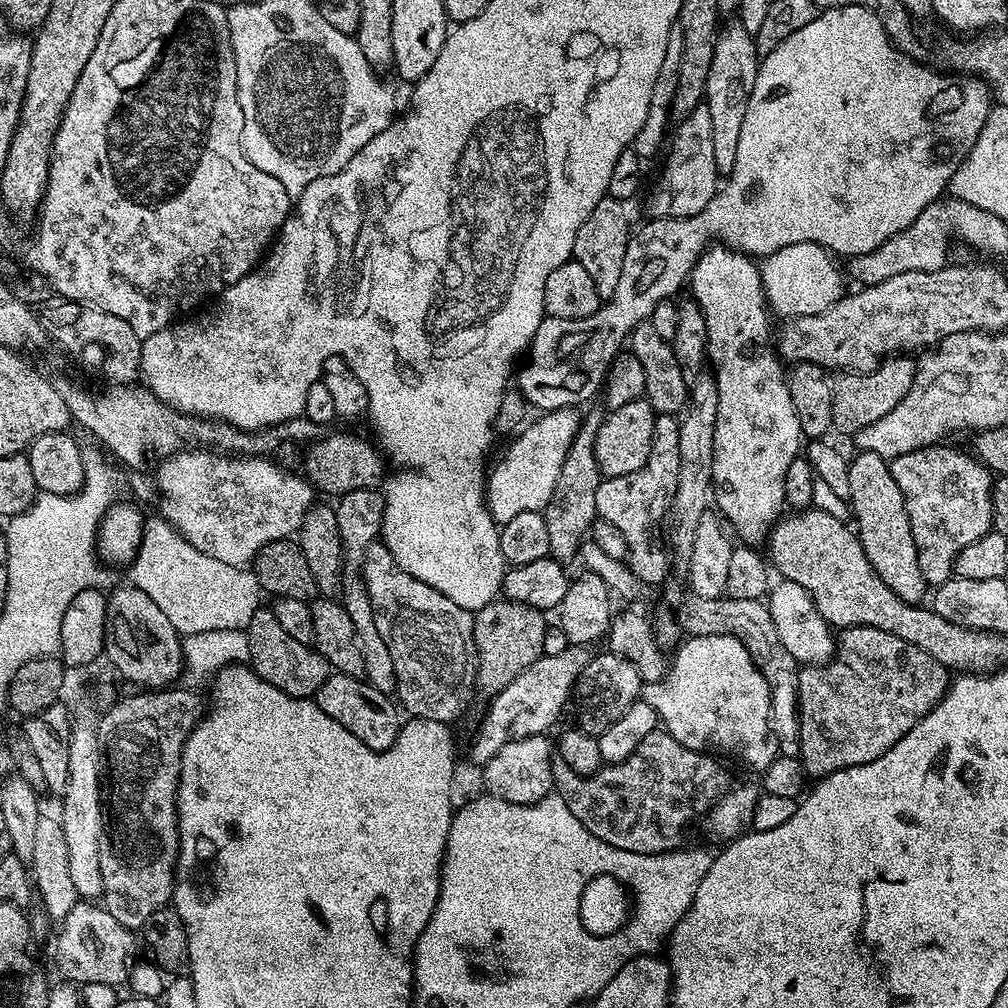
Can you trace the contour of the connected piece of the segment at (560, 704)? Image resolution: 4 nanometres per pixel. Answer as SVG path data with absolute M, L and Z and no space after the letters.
M569 646L562 650L562 654L541 656L535 660L510 686L491 699L492 706L488 710L476 737L472 740L472 760L477 766L483 766L502 750L511 740L526 738L527 736L543 736L548 727L560 716L560 711L567 706L573 695L576 680L582 674L590 659L590 652L584 646Z

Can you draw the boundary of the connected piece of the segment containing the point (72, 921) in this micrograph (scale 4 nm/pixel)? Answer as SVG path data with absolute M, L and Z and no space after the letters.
M78 902L66 914L64 920L59 921L60 933L56 936L56 968L63 979L69 980L77 986L88 983L96 983L99 986L122 985L129 979L130 965L133 963L132 951L136 948L136 940L133 929L122 926L118 918L114 918L103 906L96 908L92 902Z

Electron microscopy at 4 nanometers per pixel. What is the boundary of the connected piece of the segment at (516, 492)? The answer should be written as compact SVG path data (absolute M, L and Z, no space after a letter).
M556 408L539 415L538 420L521 429L493 472L491 469L485 487L485 504L498 524L510 521L515 515L543 511L549 504L559 471L580 428L582 418L578 413L576 408Z

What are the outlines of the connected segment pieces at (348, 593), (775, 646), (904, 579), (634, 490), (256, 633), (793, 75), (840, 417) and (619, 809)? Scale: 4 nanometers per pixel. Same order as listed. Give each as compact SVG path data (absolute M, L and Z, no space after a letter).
M371 488L350 490L350 494L341 496L335 501L334 507L338 518L338 534L342 538L342 554L344 555L344 565L340 571L338 599L344 605L346 614L350 614L350 622L354 622L354 630L362 650L363 679L376 687L379 692L392 694L396 691L394 658L390 658L390 650L387 648L386 642L382 642L382 634L378 634L378 626L374 626L374 610L362 575L366 550L372 544L377 543L384 527L384 498L379 491Z
M689 595L677 609L677 620L681 631L689 637L733 635L746 644L752 661L766 678L771 692L771 728L777 751L786 757L794 757L800 752L799 700L797 698L797 678L799 669L796 659L781 644L777 627L767 605L754 599L730 599L725 596L706 599Z
M873 452L855 453L856 457L852 460L852 465L848 468L848 488L852 491L850 495L850 512L856 516L855 531L860 538L860 545L864 547L866 558L870 566L878 574L878 578L898 594L907 604L919 605L920 600L926 591L926 585L922 578L922 570L918 570L918 550L914 546L914 534L910 530L910 518L906 514L906 502L902 498L902 490L898 490L898 482L894 482L889 461L884 460Z
M657 415L652 453L646 466L642 466L642 470L634 470L634 474L601 479L598 486L597 517L618 526L622 538L626 538L628 569L644 586L660 584L668 576L670 552L665 537L664 540L660 537L660 523L664 520L664 508L673 507L679 474L680 420L675 415Z
M271 610L256 612L246 633L252 671L257 672L266 682L278 686L278 690L291 696L312 698L322 686L322 682L328 680L330 669L322 653L317 652L315 647L298 642L298 638L290 638L290 634L286 634L286 630L278 626L278 618L274 618Z
M854 2L841 8L825 8L810 22L810 26L802 26L795 34L790 34L786 42L782 42L768 56L759 61L754 90L750 94L750 102L746 106L746 118L742 118L742 131L738 138L738 158L734 162L734 170L727 173L725 182L707 206L693 219L702 226L702 231L713 241L727 246L735 251L743 252L753 258L763 258L770 253L798 242L815 242L821 249L829 248L843 258L861 256L886 242L894 234L898 234L926 210L934 201L945 195L951 185L952 175L956 168L924 168L924 164L936 164L936 156L940 152L948 152L948 148L956 148L956 144L940 144L944 136L948 136L948 112L944 116L936 116L932 124L924 120L928 116L928 104L932 104L932 96L936 96L936 104L932 104L932 112L940 112L940 108L948 108L948 100L952 100L952 92L944 92L944 84L948 84L948 74L941 74L931 67L923 68L919 59L906 56L893 44L886 34L880 19L863 3Z
M904 354L899 358L889 358L875 368L872 372L853 372L840 370L832 376L834 386L834 414L832 415L832 427L838 433L849 432L855 434L866 426L878 422L878 418L886 418L894 406L910 390L910 386L916 381L918 367L911 355Z
M657 730L646 734L626 766L619 769L620 788L608 770L595 776L574 774L559 754L552 757L552 787L594 838L619 849L658 855L679 849L688 823L701 819L720 799L726 785L719 762L715 755L691 752L667 730Z

